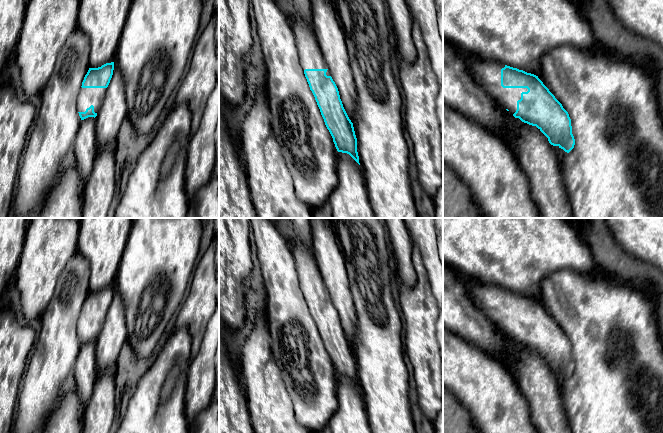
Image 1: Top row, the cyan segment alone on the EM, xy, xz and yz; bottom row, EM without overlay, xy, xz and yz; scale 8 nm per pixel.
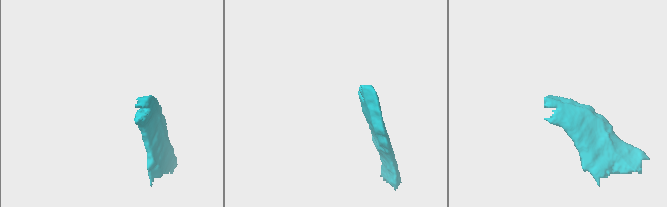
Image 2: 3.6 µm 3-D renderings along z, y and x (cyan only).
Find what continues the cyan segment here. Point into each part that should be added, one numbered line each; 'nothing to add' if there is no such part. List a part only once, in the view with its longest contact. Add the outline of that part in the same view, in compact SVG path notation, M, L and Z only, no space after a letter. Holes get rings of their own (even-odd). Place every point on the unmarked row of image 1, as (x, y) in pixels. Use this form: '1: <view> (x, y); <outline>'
1: yz (487, 298); M469 280L467 284L469 296L479 308L502 332L508 333L514 338L517 334L517 325L521 323L521 317L527 316L527 312L503 312L501 310L501 293L504 288L495 285L487 285L475 280Z

